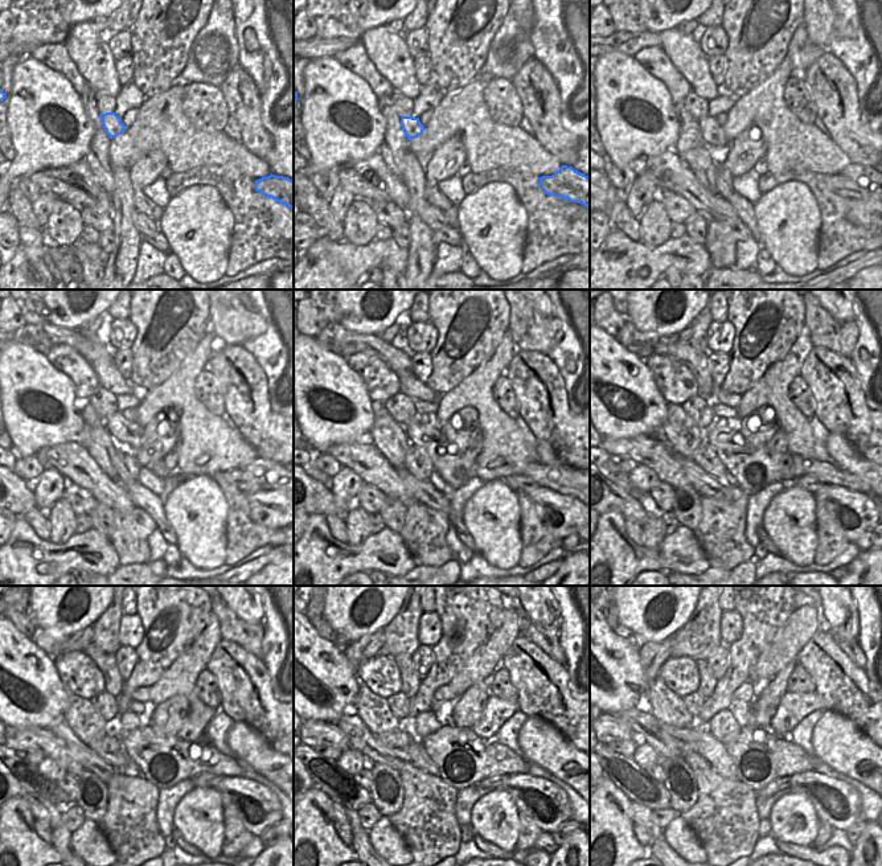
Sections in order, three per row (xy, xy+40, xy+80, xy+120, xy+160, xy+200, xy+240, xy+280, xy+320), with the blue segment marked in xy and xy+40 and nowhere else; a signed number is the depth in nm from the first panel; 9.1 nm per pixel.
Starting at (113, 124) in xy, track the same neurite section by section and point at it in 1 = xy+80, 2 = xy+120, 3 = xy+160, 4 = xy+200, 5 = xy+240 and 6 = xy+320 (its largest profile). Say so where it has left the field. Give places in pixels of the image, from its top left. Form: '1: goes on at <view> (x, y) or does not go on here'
1: goes on at xy+80 (713, 135)
2: goes on at xy+120 (130, 432)
3: goes on at xy+160 (425, 436)
4: goes on at xy+200 (753, 472)
5: goes on at xy+240 (164, 762)
6: goes on at xy+320 (761, 756)

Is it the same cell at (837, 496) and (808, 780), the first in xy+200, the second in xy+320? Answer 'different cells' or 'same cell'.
same cell

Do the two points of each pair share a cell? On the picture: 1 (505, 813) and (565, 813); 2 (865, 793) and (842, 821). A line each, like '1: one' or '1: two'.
1: two
2: two

